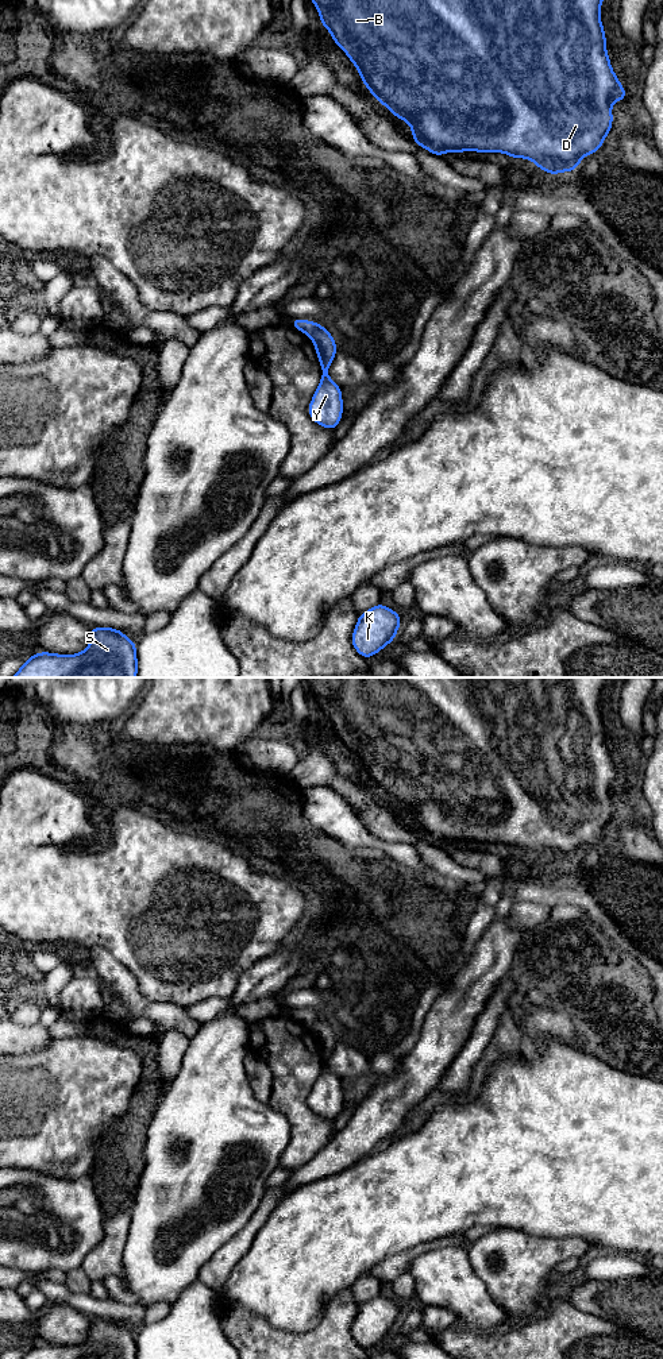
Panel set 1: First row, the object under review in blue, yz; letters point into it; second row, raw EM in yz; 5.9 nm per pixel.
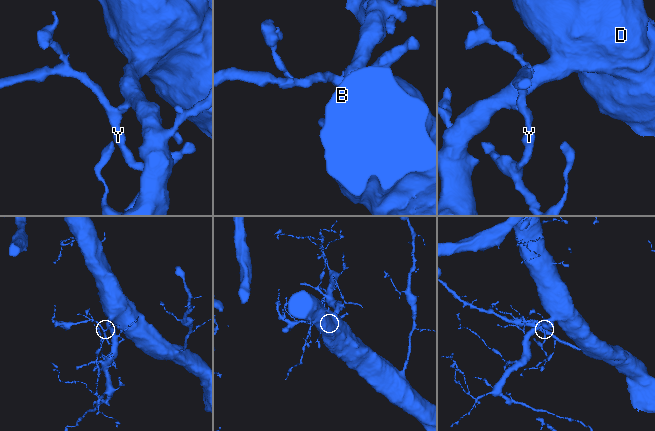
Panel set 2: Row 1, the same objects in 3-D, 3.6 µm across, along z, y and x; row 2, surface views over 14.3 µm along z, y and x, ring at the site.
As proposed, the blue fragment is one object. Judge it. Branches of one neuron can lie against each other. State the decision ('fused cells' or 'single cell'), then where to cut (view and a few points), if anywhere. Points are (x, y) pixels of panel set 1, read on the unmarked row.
fused cells; cut yz (319, 1015), (308, 1026)

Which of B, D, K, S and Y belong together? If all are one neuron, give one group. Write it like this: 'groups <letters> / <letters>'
groups B D S / K Y

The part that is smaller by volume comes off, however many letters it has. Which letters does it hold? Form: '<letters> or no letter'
K, Y

